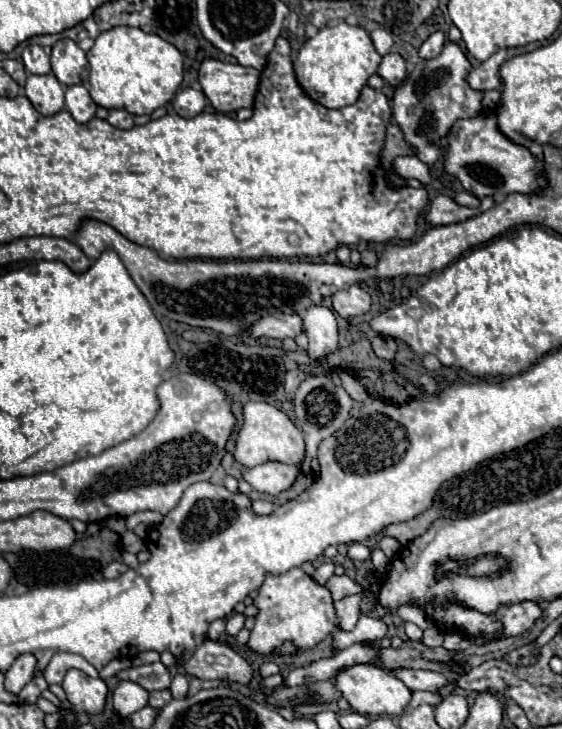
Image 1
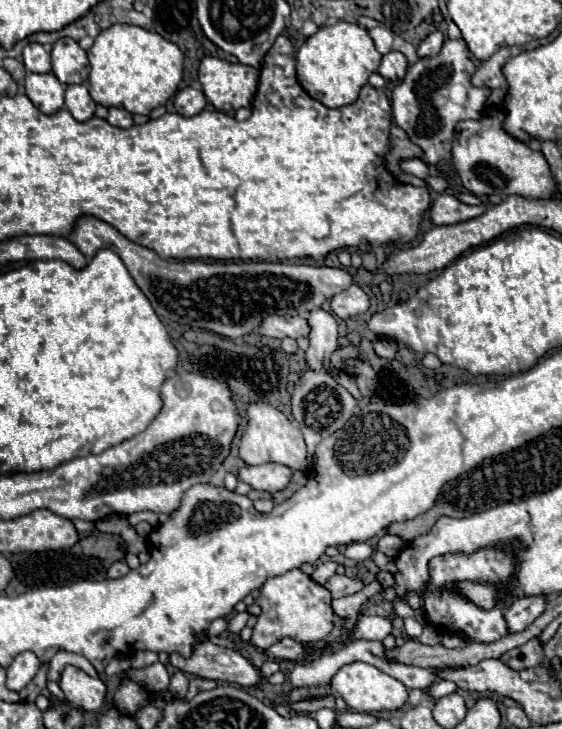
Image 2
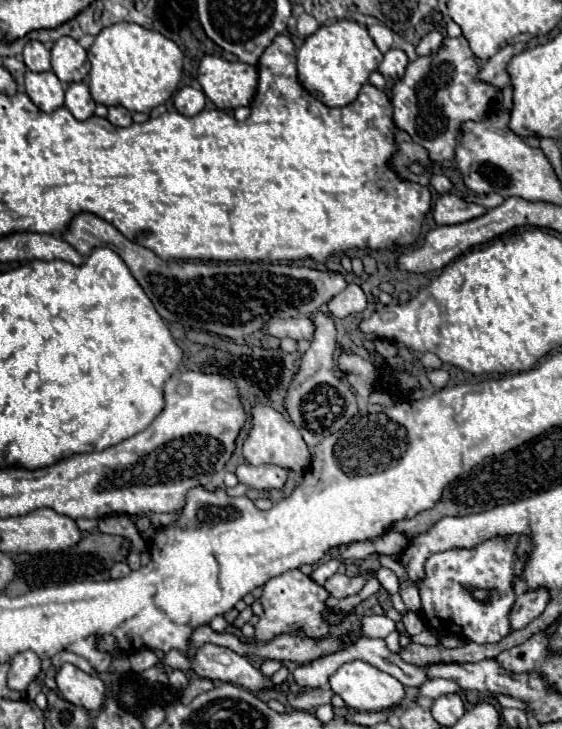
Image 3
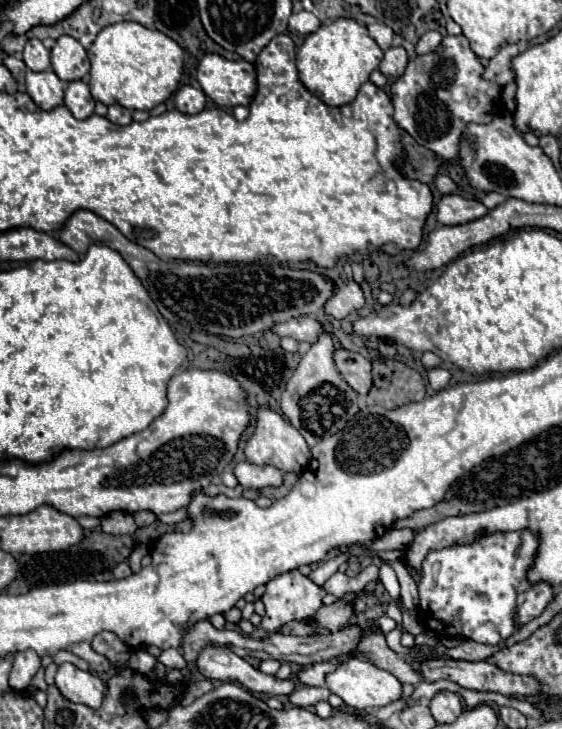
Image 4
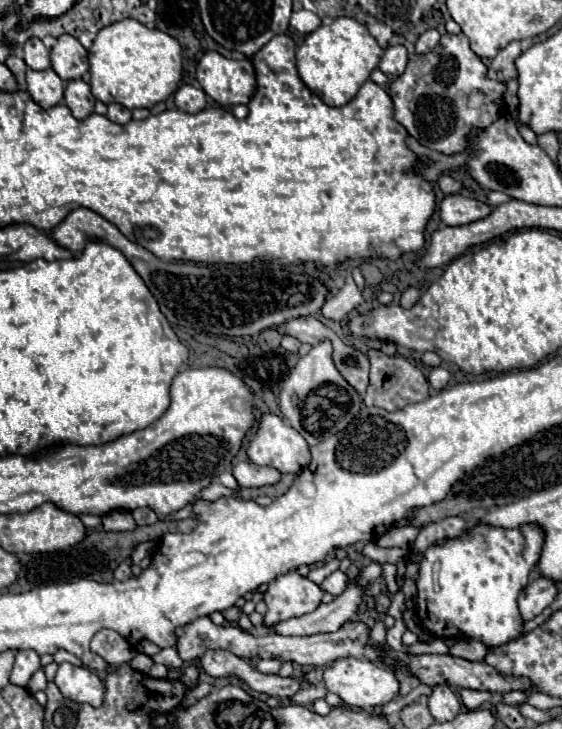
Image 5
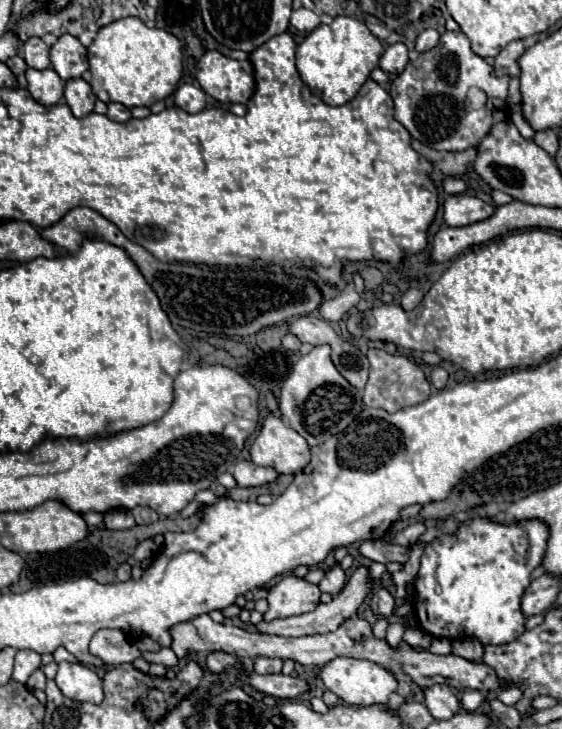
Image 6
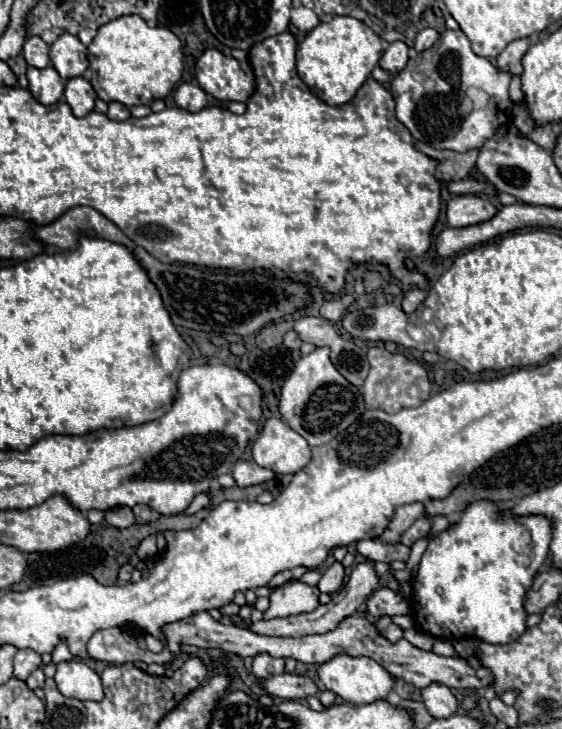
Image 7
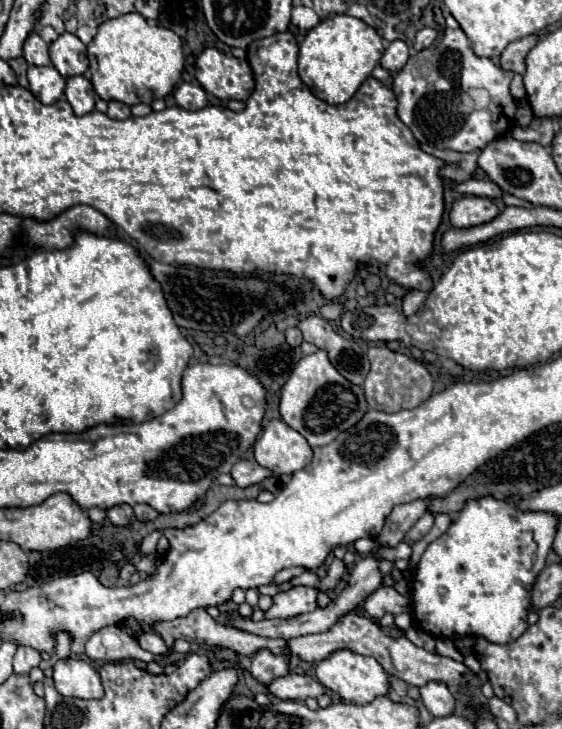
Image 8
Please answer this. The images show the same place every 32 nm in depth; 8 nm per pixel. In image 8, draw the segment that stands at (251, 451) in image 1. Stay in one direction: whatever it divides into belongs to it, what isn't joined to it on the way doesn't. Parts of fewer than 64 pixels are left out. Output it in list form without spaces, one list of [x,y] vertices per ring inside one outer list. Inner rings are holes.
[[[270,420],[254,442],[254,458],[274,474],[294,474],[312,460],[312,448],[302,434],[282,420]]]

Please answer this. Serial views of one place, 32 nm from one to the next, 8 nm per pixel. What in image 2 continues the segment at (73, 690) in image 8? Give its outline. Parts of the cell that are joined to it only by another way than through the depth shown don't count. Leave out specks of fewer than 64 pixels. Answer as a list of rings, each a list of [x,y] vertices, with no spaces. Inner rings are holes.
[[[68,666],[62,672],[60,688],[70,704],[84,712],[98,712],[106,698],[106,684],[100,678],[90,678],[82,670]]]

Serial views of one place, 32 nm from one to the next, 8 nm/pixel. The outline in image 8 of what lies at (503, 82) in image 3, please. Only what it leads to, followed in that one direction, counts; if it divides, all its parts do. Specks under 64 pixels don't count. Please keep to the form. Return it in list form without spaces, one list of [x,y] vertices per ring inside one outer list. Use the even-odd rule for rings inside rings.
[[[526,36],[522,40],[508,44],[500,56],[500,68],[510,70],[514,74],[522,74],[524,72],[524,58],[534,44],[536,44],[536,36]]]

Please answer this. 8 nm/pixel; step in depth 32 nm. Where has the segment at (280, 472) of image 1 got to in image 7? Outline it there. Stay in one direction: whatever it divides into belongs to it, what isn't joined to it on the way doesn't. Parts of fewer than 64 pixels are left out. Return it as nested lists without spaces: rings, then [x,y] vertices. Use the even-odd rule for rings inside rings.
[[[238,460],[234,464],[232,476],[236,480],[238,486],[246,488],[246,486],[256,486],[256,484],[264,484],[268,480],[274,480],[274,472],[270,468],[262,468],[254,462],[246,462],[246,460]]]

